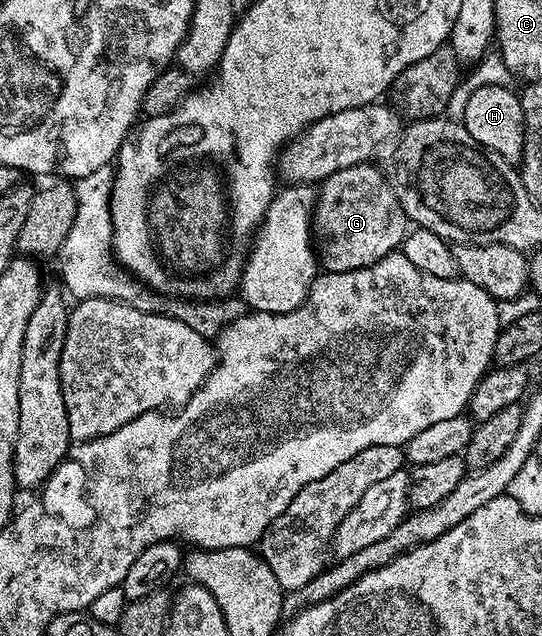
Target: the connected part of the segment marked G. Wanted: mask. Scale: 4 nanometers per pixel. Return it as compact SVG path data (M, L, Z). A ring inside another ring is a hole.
M366 162L350 165L350 169L338 169L338 173L330 173L330 177L319 184L316 205L312 208L312 237L319 266L325 272L346 273L374 265L382 261L382 257L393 254L409 233L410 220L388 184L387 174L372 166L376 165Z

